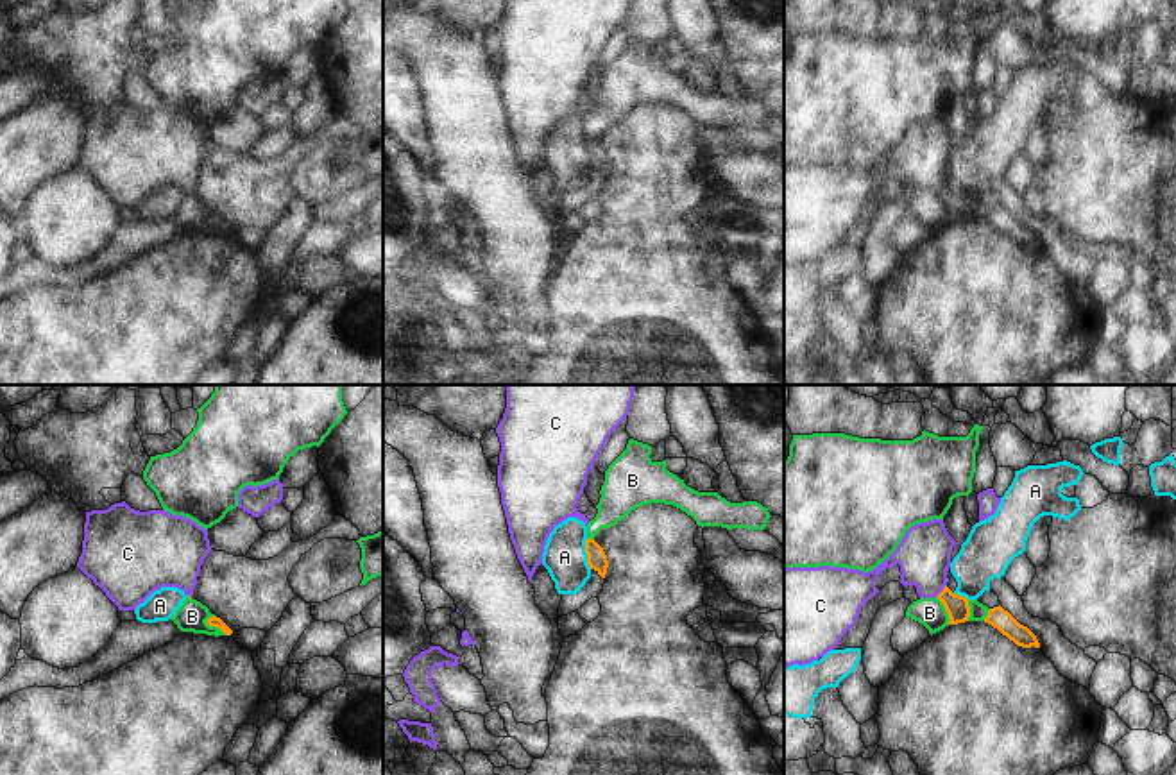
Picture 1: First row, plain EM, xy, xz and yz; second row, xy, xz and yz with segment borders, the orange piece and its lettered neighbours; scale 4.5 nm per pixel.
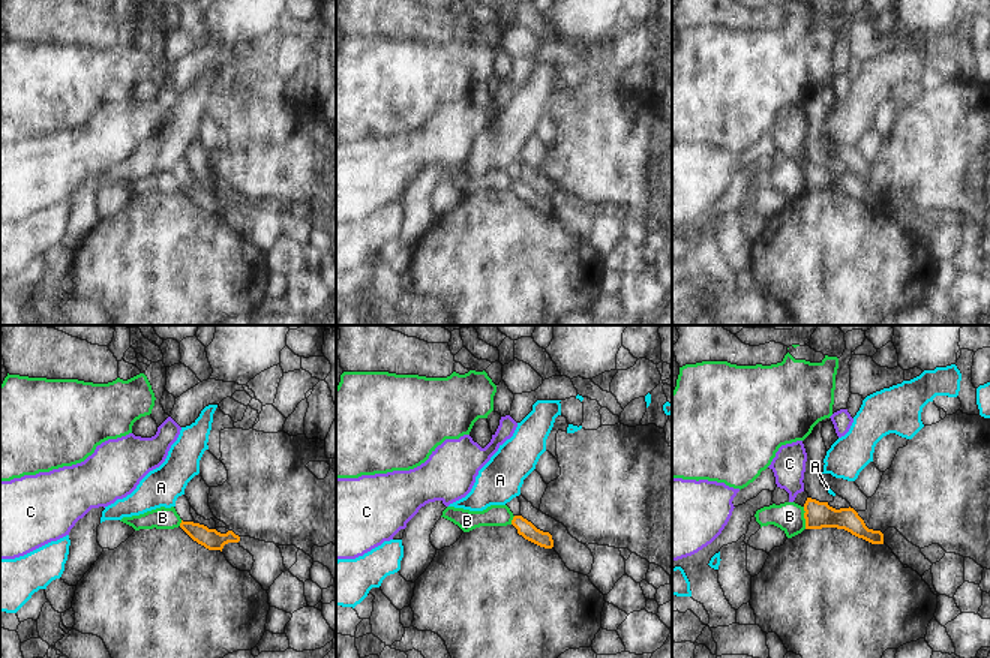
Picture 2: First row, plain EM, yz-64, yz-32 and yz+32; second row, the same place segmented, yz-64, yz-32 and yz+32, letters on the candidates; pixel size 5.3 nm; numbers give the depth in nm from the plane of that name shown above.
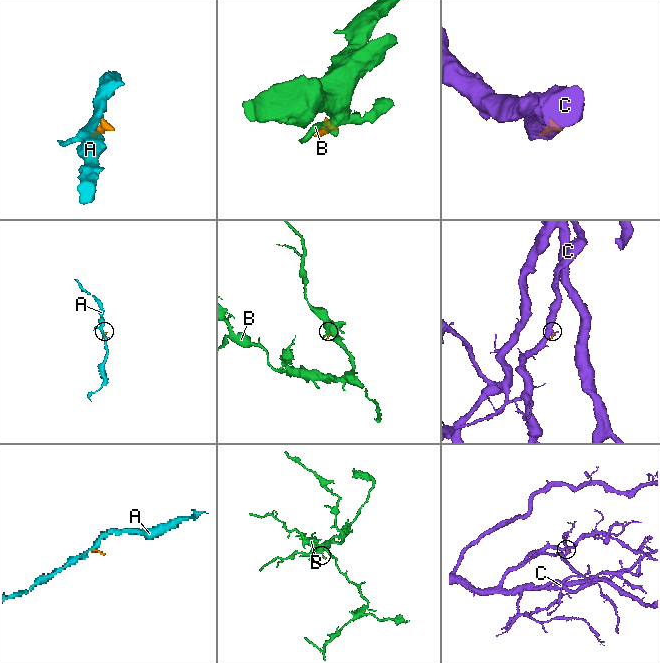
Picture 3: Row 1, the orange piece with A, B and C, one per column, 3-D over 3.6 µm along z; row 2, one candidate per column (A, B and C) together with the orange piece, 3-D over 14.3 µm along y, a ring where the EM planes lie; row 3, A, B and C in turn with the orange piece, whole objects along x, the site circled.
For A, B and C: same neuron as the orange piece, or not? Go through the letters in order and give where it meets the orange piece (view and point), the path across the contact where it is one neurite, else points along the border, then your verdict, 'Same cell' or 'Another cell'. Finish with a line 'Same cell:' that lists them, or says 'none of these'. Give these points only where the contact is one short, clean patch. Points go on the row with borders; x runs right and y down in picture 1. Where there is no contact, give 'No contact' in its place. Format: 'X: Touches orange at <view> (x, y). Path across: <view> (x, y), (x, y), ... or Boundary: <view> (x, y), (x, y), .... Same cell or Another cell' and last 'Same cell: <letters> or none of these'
A: Touches orange at xz (586, 552). Boundary: xz (586, 539), (586, 562), (591, 568). Another cell
B: Touches orange at xy (215, 625). Boundary: xy (204, 621), (226, 634). Another cell
C: Touches orange at yz (942, 591). Path across: yz (956, 605), (942, 591), (929, 579), (924, 553). Same cell
Same cell: C

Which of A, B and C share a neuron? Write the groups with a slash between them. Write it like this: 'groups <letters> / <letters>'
groups A / B / C

